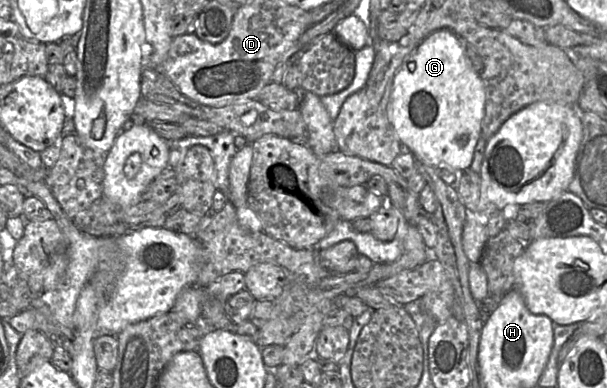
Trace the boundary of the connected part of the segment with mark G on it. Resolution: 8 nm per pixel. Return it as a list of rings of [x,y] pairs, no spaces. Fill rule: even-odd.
[[[448,29],[438,30],[425,38],[404,59],[393,80],[390,100],[387,106],[388,119],[396,132],[402,147],[408,150],[416,160],[435,168],[468,169],[472,163],[475,146],[481,137],[481,125],[485,115],[486,94],[480,73],[474,70],[465,53],[465,41]]]

